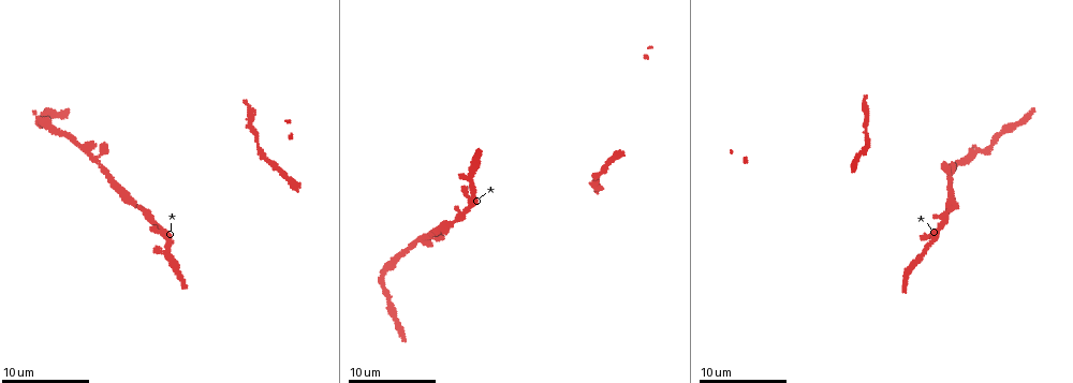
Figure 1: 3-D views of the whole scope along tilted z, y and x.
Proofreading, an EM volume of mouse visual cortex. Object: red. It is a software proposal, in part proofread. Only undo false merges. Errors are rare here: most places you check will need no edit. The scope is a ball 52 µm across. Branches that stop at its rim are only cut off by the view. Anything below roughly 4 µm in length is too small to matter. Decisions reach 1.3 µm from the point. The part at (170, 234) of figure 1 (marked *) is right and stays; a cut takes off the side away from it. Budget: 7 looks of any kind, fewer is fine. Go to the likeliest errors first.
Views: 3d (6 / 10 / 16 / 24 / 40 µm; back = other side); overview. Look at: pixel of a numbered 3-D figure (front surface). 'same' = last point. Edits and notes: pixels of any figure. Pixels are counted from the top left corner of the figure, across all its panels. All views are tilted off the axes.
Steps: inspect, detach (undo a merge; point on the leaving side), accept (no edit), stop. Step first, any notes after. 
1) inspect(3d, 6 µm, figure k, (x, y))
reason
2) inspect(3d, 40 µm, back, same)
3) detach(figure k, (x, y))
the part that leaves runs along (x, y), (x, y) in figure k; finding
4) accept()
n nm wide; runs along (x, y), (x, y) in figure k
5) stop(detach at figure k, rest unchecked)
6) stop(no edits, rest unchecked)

inspect(3d, 6 µm, figure 1, (867, 144))

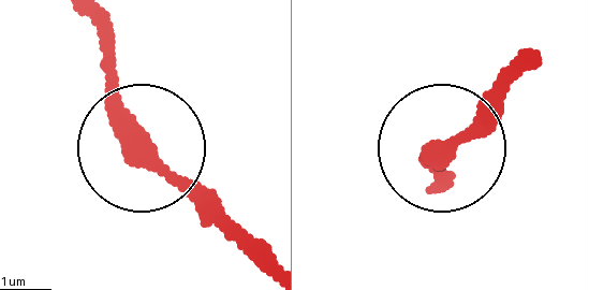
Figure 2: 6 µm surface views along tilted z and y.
accept()
all the same cell

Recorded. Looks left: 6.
inspect(3d, 10 µm, figure 1, (382, 278))
thin arm on a thick one

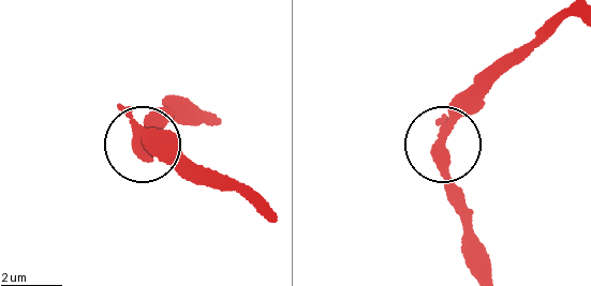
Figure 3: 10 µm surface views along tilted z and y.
inspect(3d, 10 µm, back, figure 3, (440, 143))

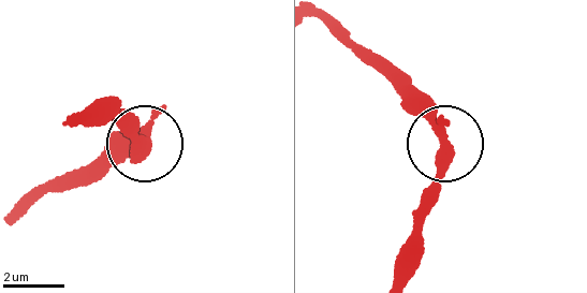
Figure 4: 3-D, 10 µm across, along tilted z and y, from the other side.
accept()
340 nm wide; runs along (328, 14), (404, 74), (442, 135), (437, 192), (420, 237) in figure 4; one cell here

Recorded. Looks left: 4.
inspect(3d, 10 µm, figure 1, (100, 165))
three-way junction

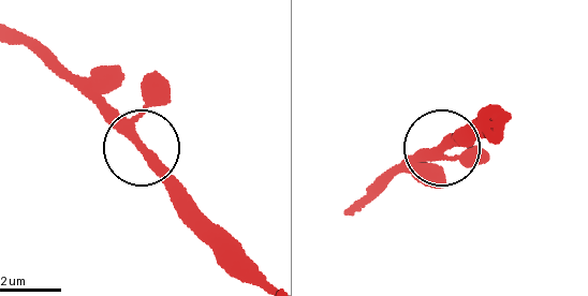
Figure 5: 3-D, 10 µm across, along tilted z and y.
accept()
one cell here

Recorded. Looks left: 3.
stop(no edits, rest unchecked)

